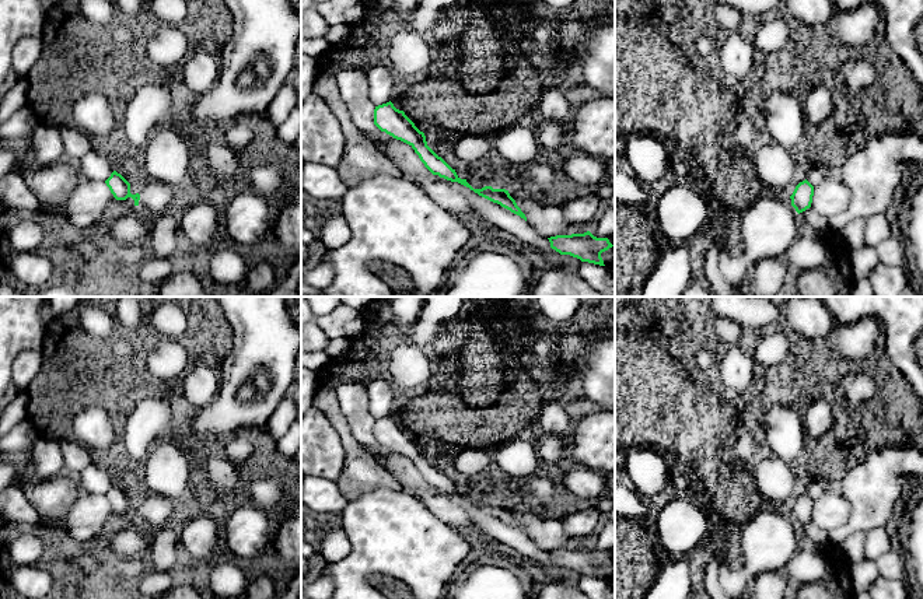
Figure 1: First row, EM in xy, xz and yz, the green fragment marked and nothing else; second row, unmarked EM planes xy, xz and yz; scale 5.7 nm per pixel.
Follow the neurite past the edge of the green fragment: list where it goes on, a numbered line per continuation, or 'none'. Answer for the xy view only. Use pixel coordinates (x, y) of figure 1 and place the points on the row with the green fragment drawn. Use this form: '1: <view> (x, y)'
1: xy (156, 198)

